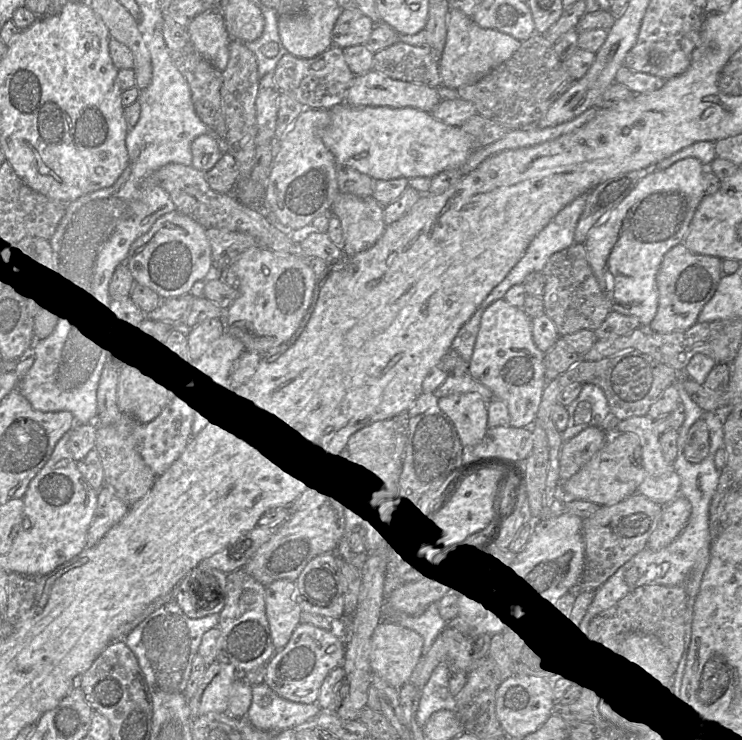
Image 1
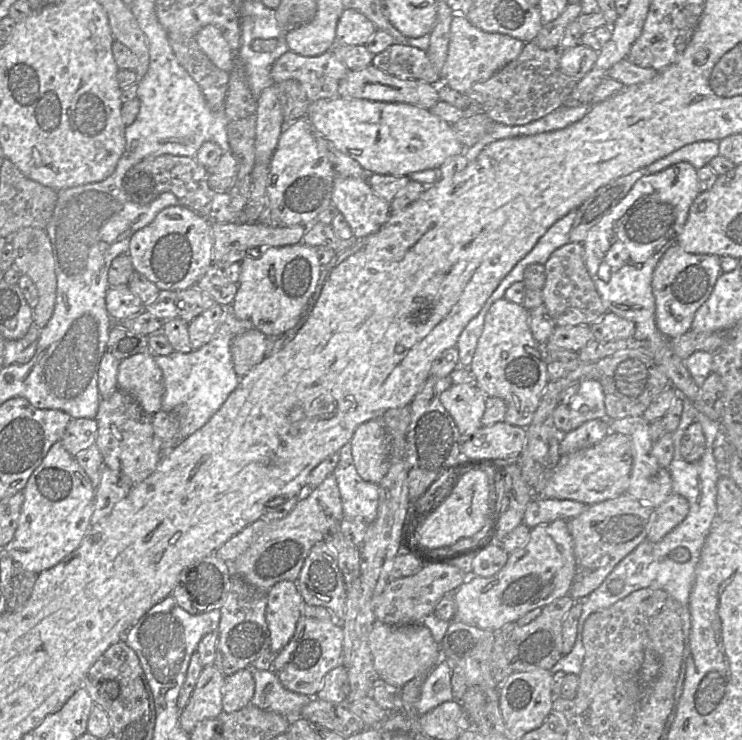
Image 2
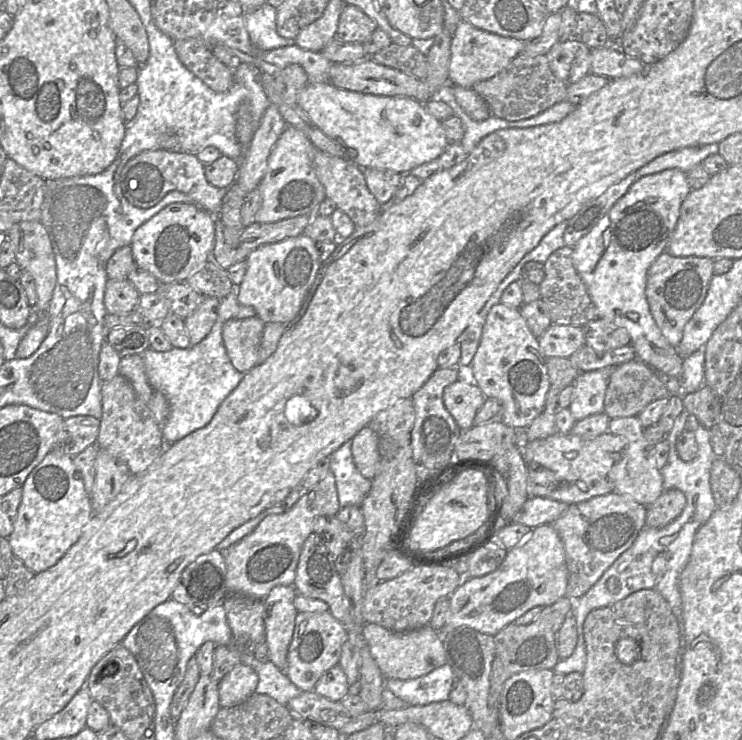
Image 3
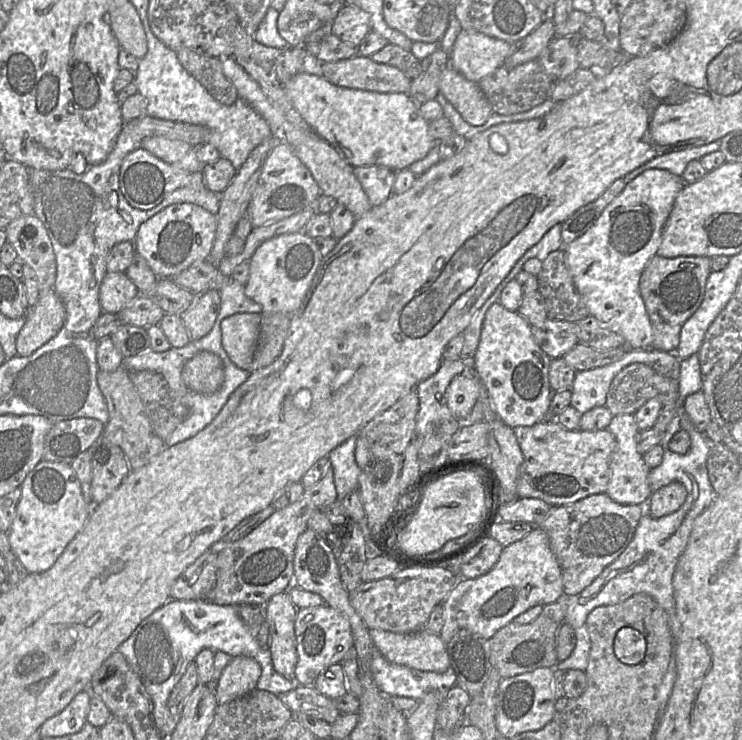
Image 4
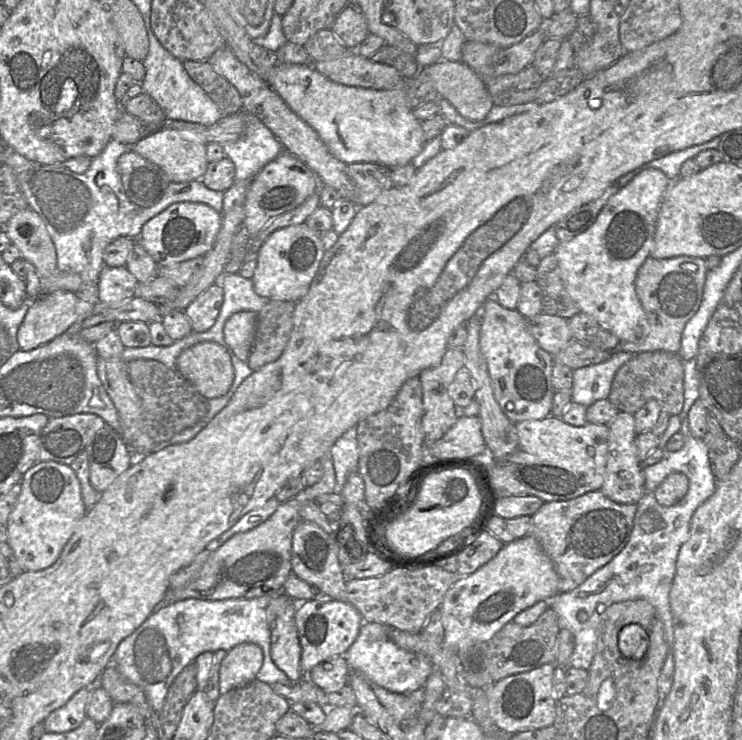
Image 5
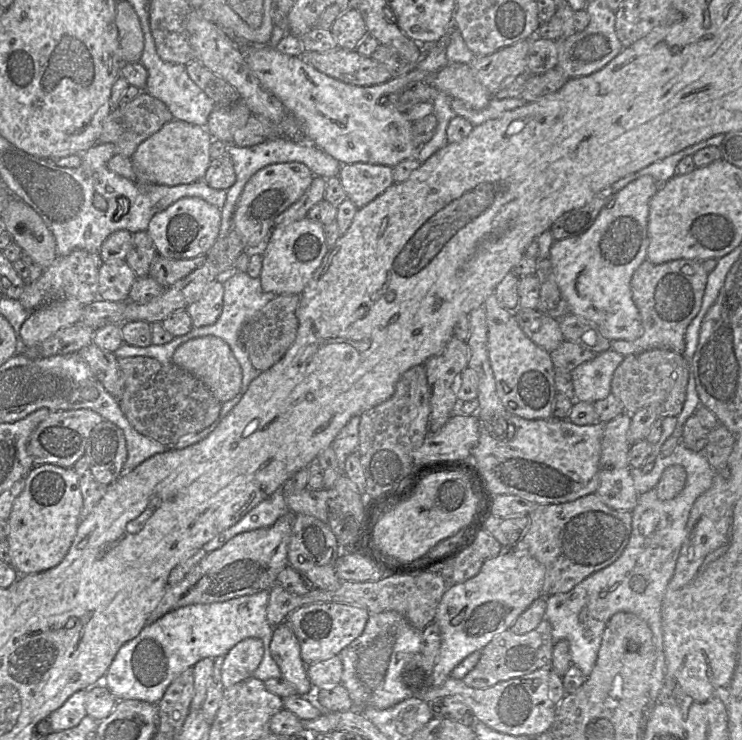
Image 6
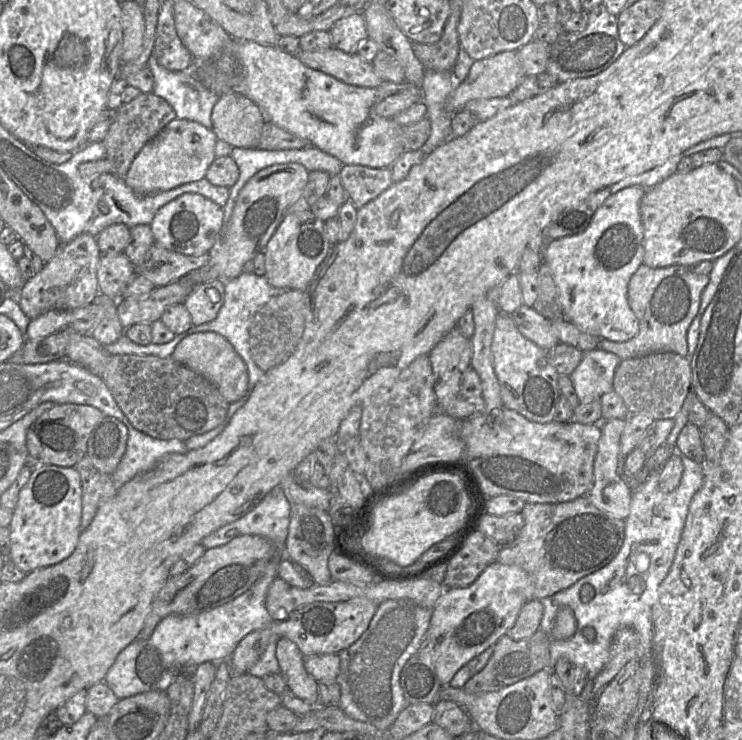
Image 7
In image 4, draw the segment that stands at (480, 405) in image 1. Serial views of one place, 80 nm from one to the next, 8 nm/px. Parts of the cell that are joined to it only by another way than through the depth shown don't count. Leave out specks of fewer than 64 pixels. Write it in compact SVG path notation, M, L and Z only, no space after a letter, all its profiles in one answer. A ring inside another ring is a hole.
M468 369L451 380L445 394L451 413L463 422L480 398L480 381L472 369Z

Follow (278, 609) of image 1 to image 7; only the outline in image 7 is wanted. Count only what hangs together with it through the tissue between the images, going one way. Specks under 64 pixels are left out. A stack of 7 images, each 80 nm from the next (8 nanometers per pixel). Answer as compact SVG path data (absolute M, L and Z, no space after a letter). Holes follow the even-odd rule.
M281 637L276 645L276 658L287 687L300 699L314 706L321 706L318 698L318 682L309 675L304 666L304 655L290 639Z

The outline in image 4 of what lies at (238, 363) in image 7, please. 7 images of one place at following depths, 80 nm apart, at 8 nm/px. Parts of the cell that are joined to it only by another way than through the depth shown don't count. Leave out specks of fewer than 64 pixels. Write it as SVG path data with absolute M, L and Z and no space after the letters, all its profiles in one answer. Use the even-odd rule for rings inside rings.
M201 351L184 363L182 378L191 390L212 394L218 391L224 382L223 362L216 354Z

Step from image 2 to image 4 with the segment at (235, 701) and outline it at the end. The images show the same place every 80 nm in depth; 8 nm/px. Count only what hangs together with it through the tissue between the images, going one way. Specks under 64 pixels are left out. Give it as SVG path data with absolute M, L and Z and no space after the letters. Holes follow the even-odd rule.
M233 657L224 668L215 694L218 704L237 699L256 688L261 675L261 666L253 658Z

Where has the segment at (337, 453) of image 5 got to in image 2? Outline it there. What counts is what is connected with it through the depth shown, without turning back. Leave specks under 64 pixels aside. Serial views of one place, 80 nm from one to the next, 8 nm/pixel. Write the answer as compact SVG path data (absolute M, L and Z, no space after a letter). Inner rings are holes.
M350 441L340 449L335 476L345 519L361 517L368 525L377 516L379 485L363 480L358 474L352 457Z

